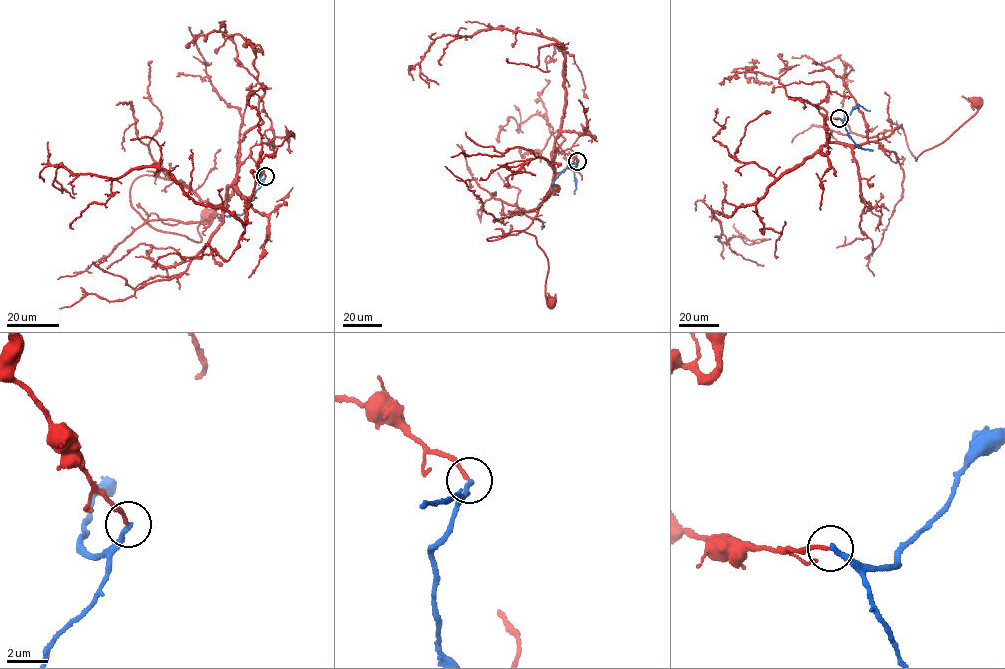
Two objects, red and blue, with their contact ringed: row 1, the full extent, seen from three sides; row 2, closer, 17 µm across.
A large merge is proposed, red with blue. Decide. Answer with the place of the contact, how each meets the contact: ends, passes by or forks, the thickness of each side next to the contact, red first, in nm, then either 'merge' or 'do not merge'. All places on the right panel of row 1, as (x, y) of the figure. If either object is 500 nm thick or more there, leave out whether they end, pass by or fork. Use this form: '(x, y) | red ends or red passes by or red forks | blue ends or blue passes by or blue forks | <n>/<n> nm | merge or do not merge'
(839, 118) | red ends | blue ends | 170/260 nm | do not merge

